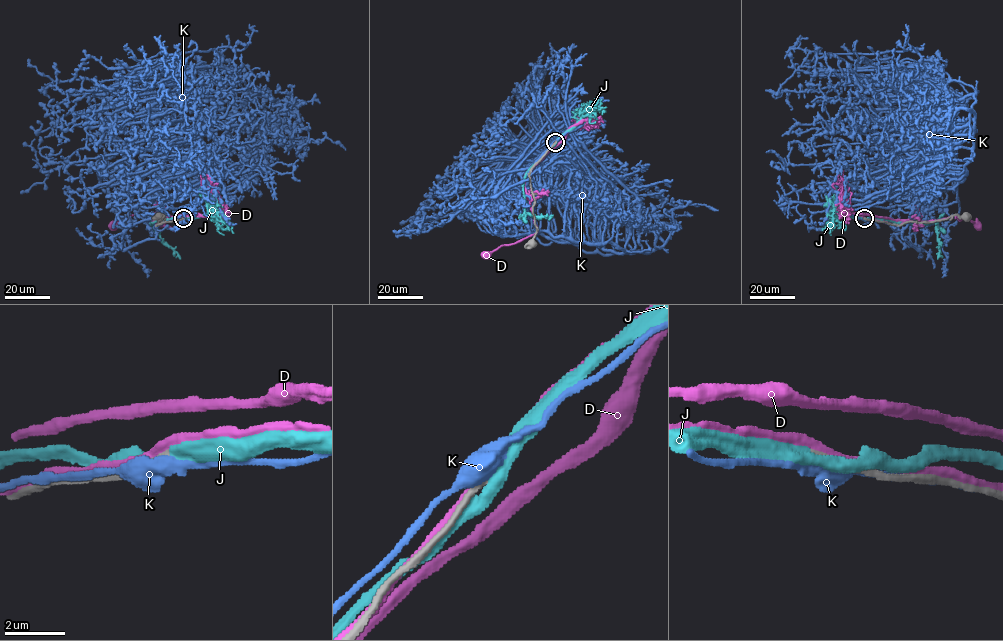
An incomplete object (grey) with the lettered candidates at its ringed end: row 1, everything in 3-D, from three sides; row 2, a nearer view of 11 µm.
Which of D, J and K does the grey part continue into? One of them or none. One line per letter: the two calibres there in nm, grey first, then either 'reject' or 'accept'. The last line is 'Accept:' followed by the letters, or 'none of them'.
D: 220 nm thick on the grey side, 240 nm on the other; reject
J: 220 nm thick on the grey side, 440 nm on the other; accept
K: 300 nm thick on the grey side, 600 nm on the other; reject
Accept: J

